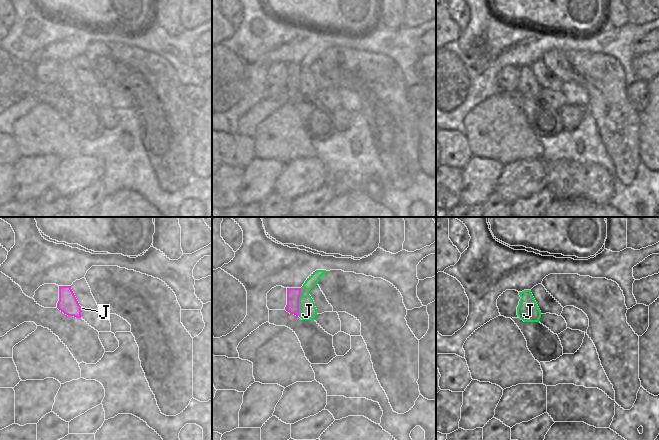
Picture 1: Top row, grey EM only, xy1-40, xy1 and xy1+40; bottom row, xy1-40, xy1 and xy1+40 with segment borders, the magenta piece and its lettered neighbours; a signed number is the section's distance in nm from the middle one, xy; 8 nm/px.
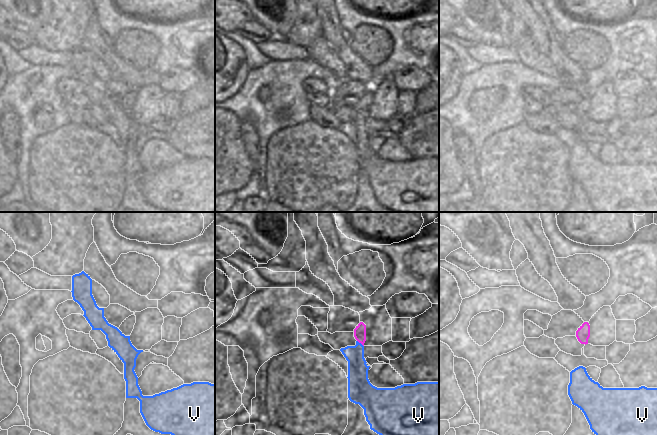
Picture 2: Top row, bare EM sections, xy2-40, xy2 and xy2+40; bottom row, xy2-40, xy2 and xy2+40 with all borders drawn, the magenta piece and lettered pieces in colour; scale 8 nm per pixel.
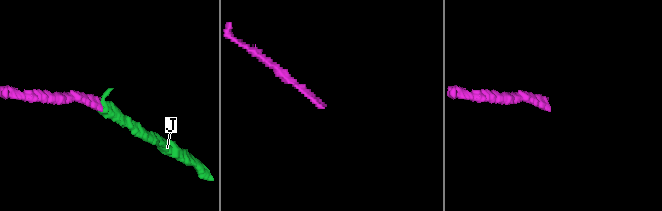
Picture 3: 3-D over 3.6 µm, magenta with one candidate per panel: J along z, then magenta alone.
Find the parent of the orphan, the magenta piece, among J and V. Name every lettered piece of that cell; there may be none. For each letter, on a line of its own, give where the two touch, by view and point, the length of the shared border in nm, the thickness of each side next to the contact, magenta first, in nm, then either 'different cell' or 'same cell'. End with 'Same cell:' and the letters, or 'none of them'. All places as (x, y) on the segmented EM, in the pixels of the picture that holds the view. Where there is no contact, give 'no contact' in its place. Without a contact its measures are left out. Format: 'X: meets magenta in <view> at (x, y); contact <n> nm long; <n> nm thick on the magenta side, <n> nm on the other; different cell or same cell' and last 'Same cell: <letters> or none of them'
J: meets magenta in xy1 at (298, 302); contact 220 nm long; 110 nm thick on the magenta side, 140 nm on the other; same cell
V: meets magenta in xy2 at (360, 342); contact 80 nm long; 100 nm thick on the magenta side, 160 nm on the other; different cell
Same cell: J

